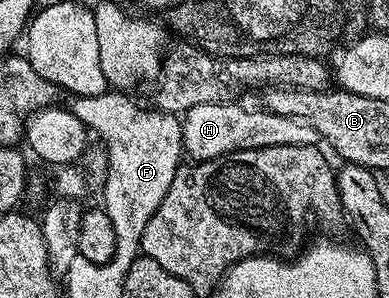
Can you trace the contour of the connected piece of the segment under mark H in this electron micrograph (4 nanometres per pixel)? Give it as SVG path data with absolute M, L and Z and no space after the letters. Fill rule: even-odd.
M220 101L195 105L184 113L181 127L184 154L193 158L193 161L214 159L226 155L229 151L267 149L275 145L312 147L319 139L316 129L299 117L283 117L279 113L271 113L264 109L252 111L251 108L240 107L237 103Z

